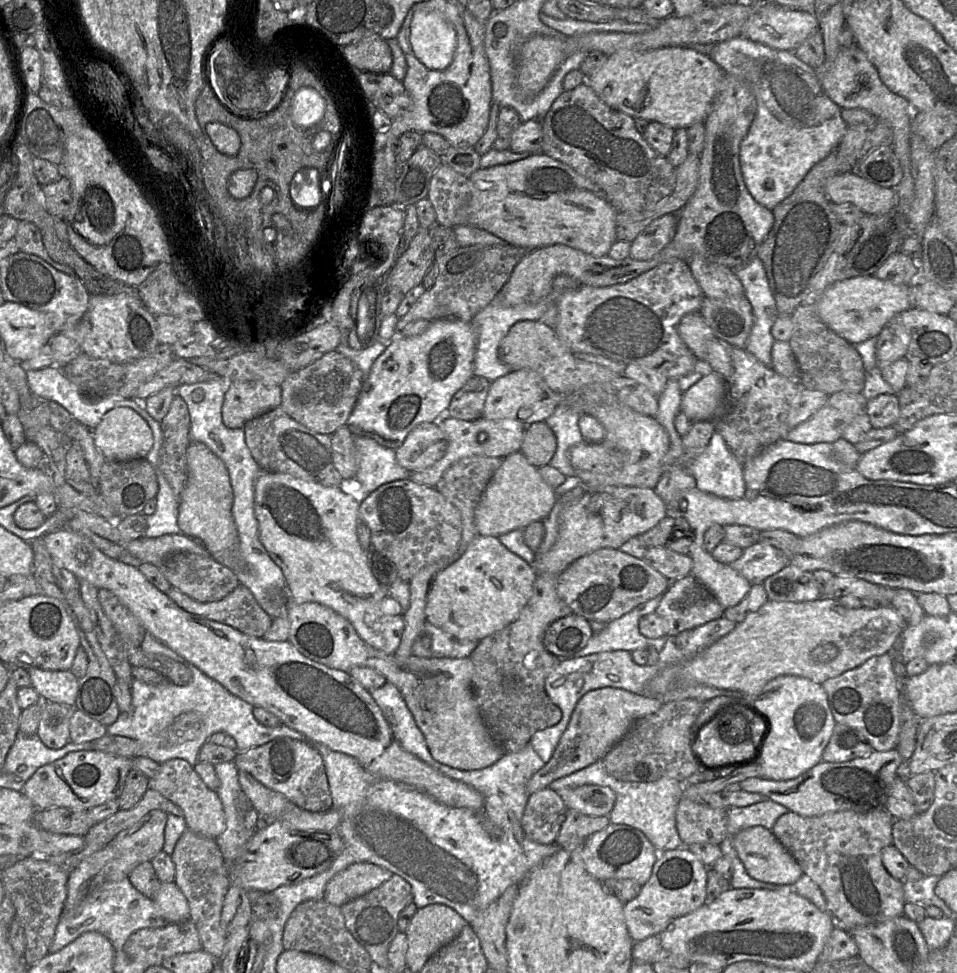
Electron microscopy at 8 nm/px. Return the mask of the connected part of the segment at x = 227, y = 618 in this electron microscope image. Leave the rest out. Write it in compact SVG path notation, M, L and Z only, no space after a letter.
M239 584L231 593L217 602L196 601L172 586L167 595L179 607L191 614L226 624L252 637L262 638L272 626L273 618L259 605L251 591L242 584Z

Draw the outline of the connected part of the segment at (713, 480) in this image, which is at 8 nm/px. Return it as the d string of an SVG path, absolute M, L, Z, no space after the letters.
M714 431L705 450L695 458L682 458L686 460L685 468L693 475L696 481L696 487L715 496L726 499L740 499L744 496L746 486L744 480L743 463L731 452L725 440L718 431Z

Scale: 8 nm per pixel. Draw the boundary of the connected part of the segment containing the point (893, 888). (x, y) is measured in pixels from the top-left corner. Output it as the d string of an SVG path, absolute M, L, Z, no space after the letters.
M885 809L866 813L851 810L829 812L820 816L804 817L794 812L781 815L775 822L772 833L791 853L808 875L821 889L837 927L845 931L860 926L873 925L903 916L904 881L893 878L882 863L882 850L892 844L892 831L895 819Z

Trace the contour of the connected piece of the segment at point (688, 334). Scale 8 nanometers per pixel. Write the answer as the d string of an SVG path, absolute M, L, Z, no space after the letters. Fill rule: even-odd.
M698 312L689 313L681 319L678 333L695 357L698 360L706 361L708 341L715 336Z

